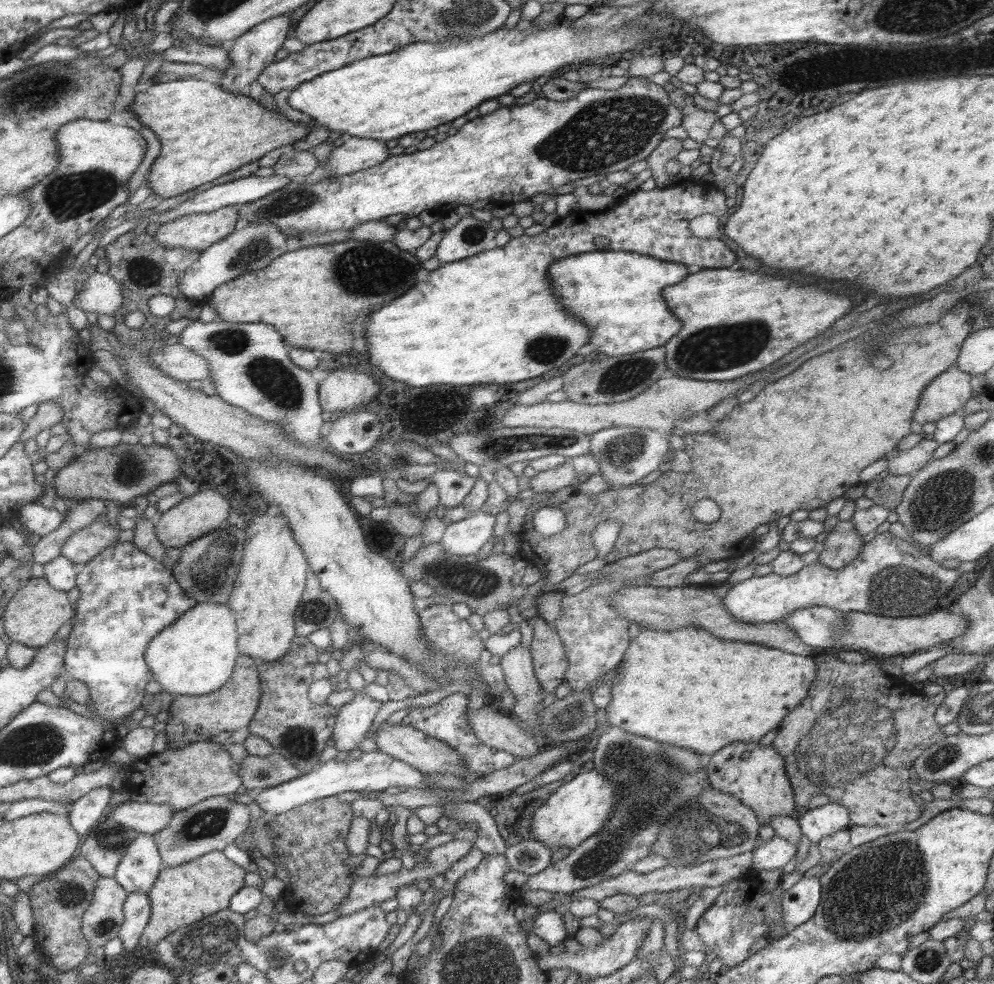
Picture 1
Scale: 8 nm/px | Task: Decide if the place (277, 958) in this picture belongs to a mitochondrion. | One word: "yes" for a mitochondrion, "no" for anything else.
yes

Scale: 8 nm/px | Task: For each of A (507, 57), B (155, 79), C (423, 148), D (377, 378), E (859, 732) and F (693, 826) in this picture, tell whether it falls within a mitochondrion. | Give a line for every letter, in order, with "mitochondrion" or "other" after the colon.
A: other
B: other
C: other
D: other
E: mitochondrion
F: mitochondrion

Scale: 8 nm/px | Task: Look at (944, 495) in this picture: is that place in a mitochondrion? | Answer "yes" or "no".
yes

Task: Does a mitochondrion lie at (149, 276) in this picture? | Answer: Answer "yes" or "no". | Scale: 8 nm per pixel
yes

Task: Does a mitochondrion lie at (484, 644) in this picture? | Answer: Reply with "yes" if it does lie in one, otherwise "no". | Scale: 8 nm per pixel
no

